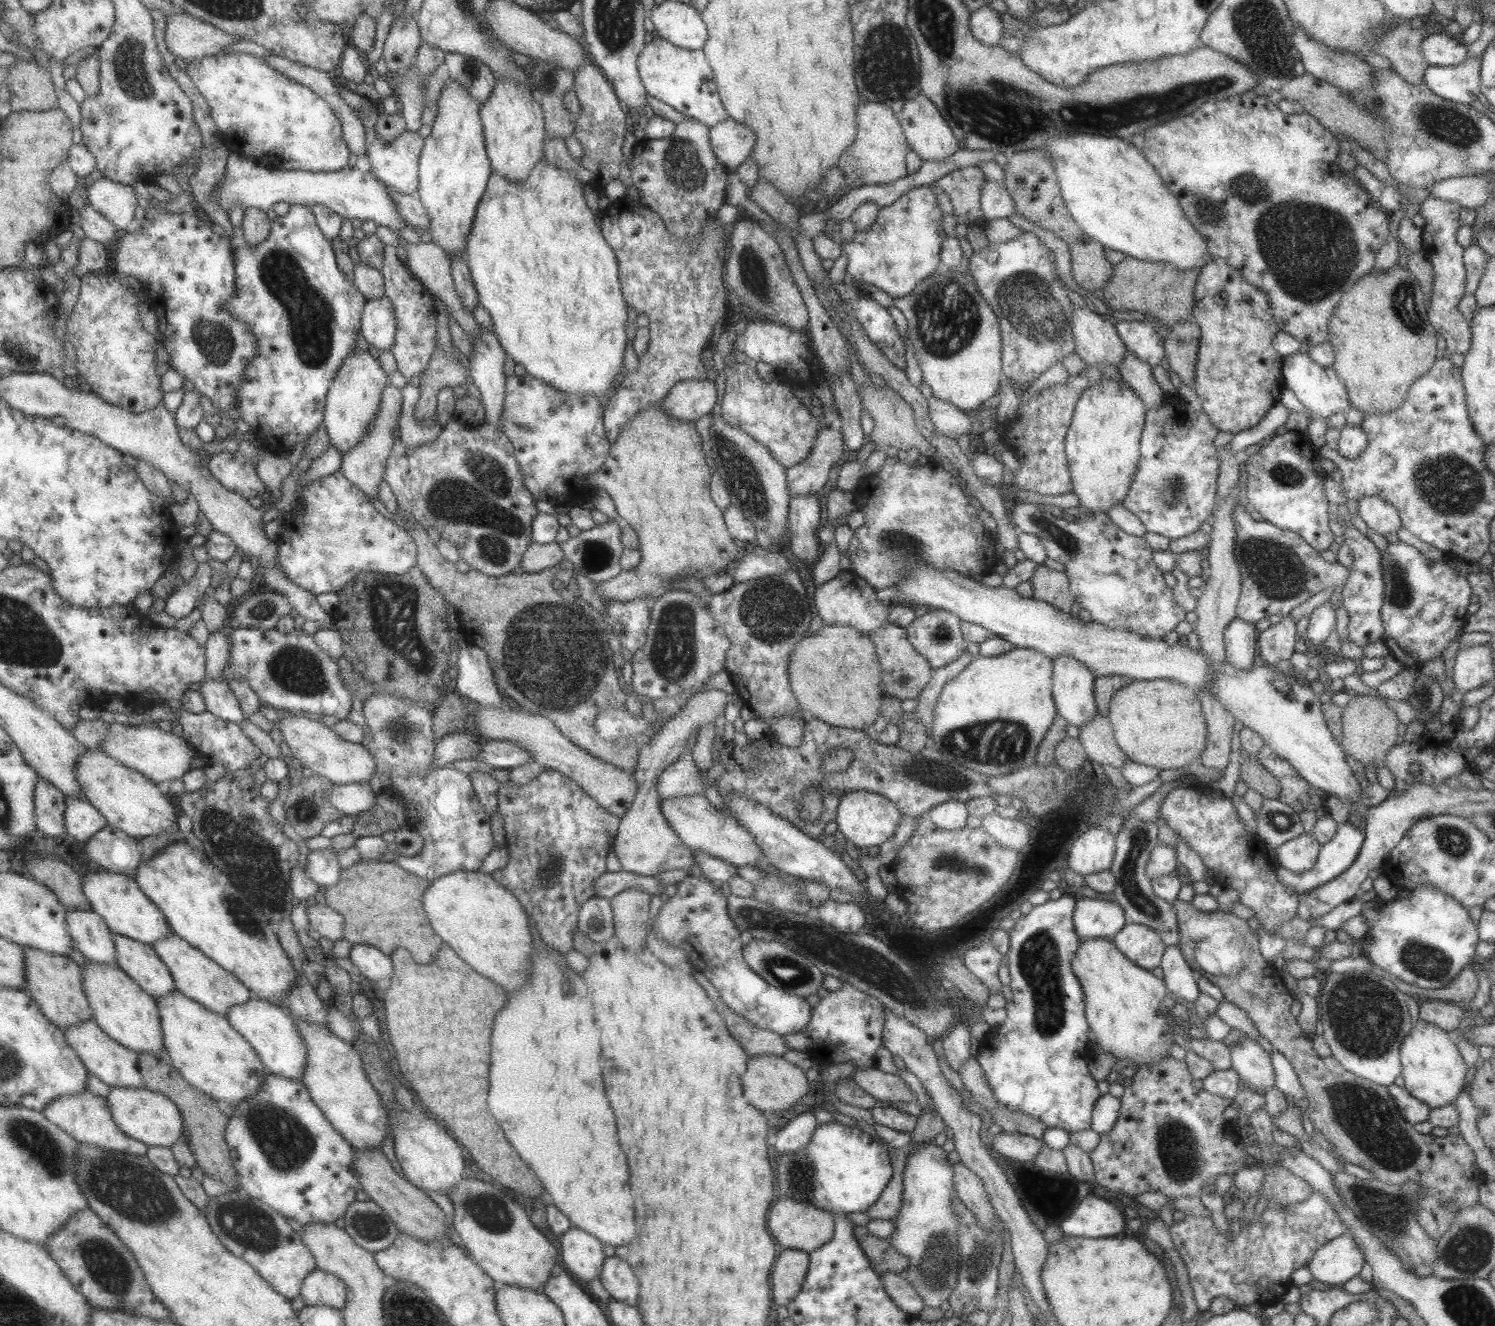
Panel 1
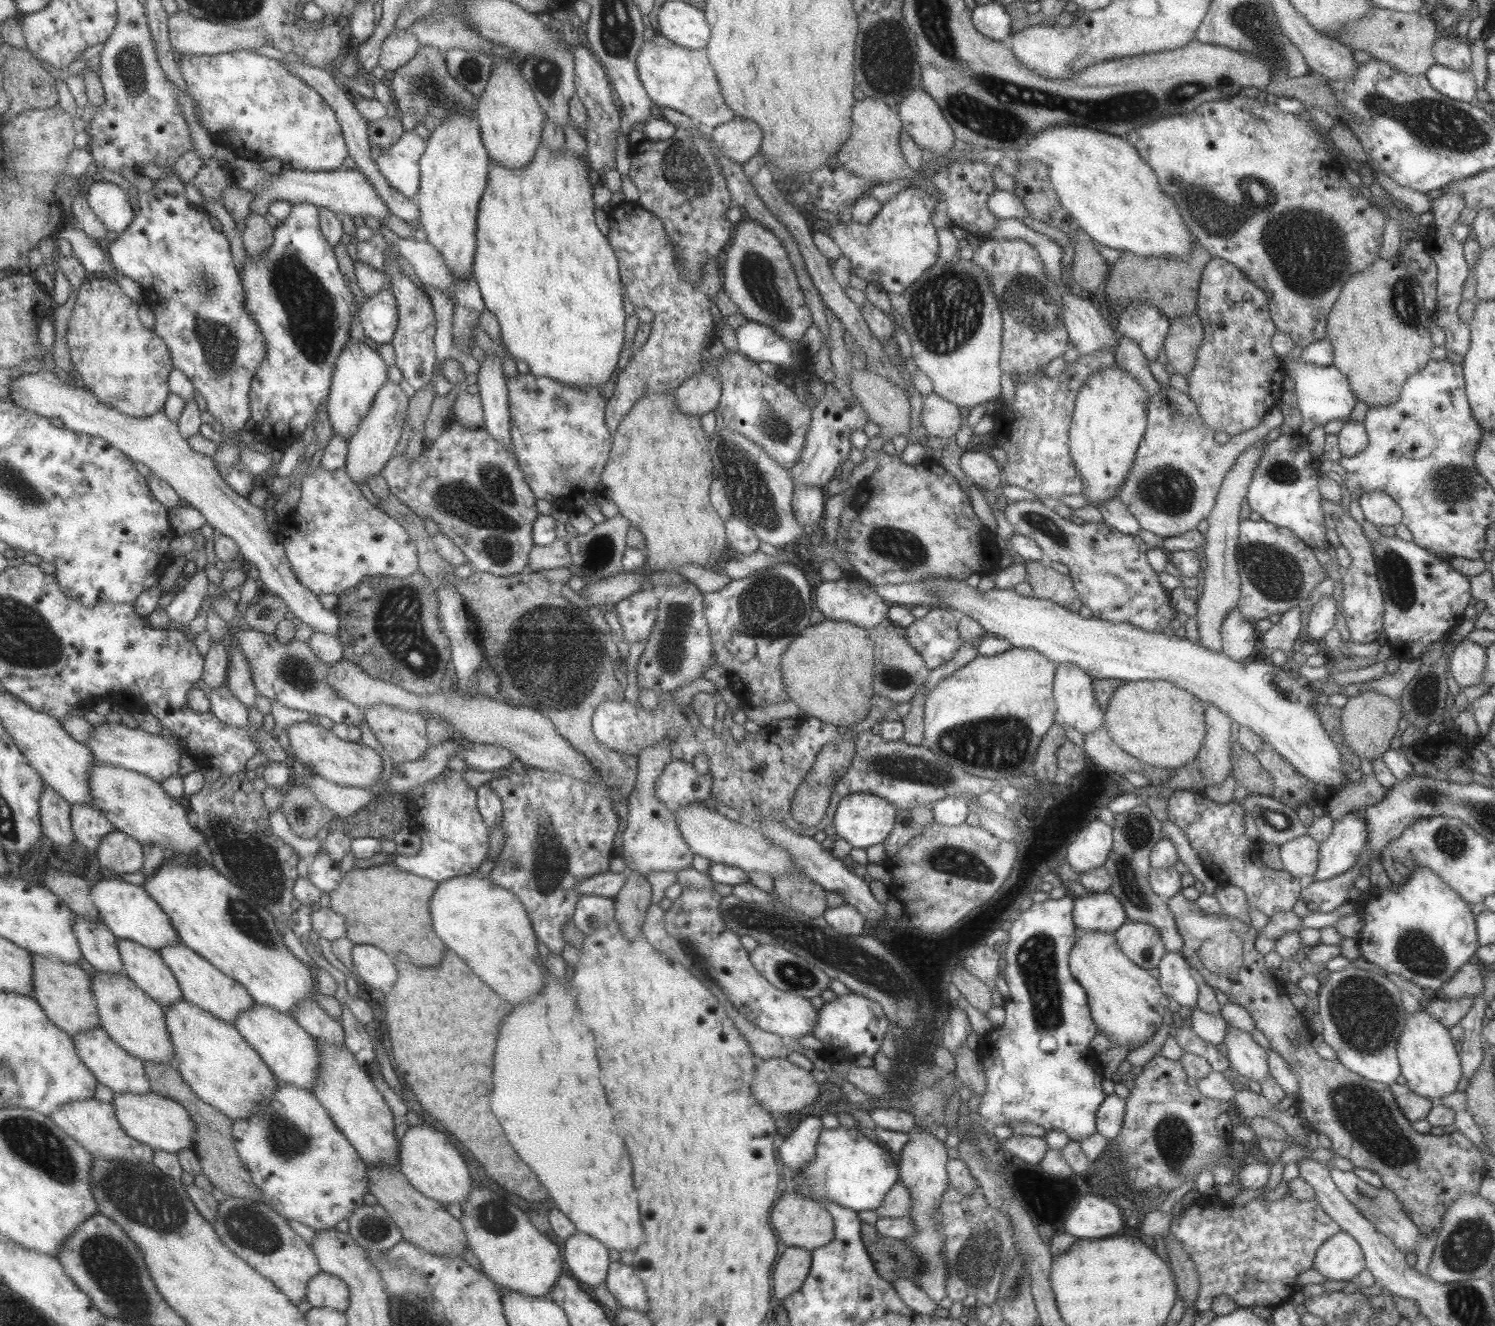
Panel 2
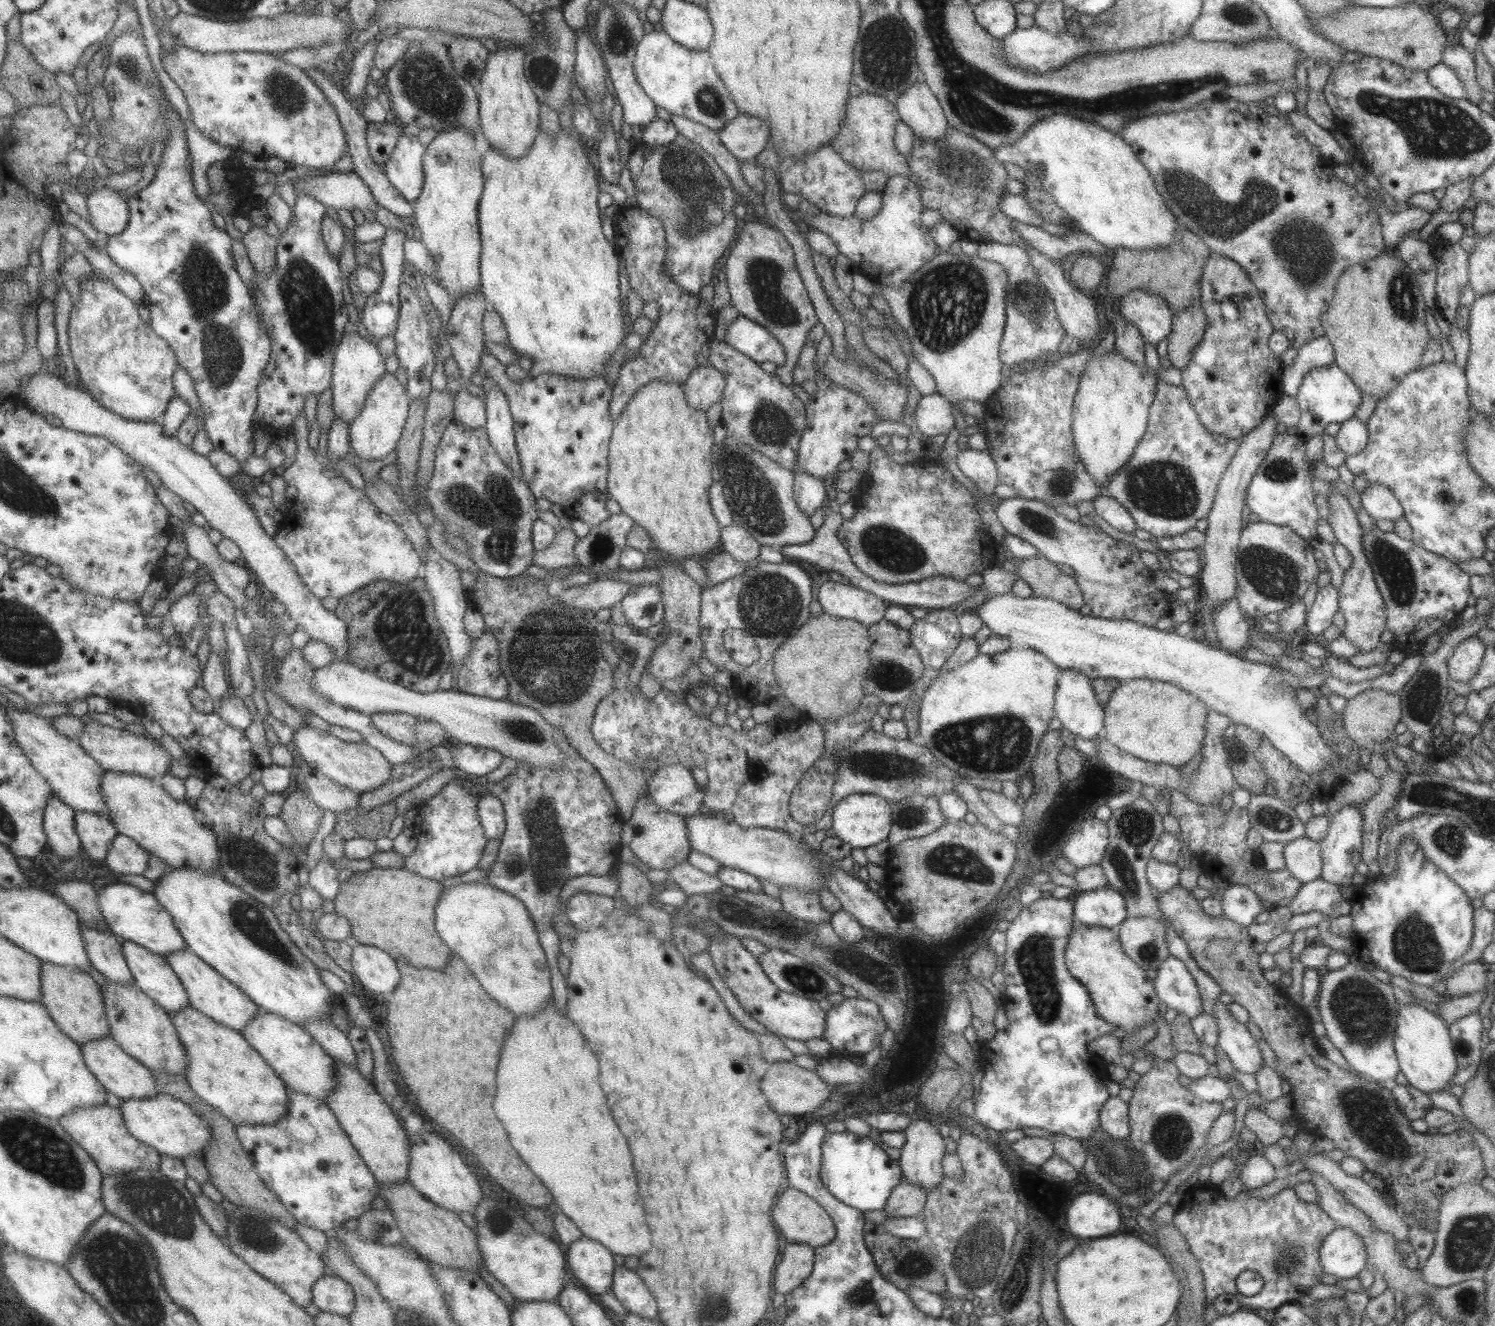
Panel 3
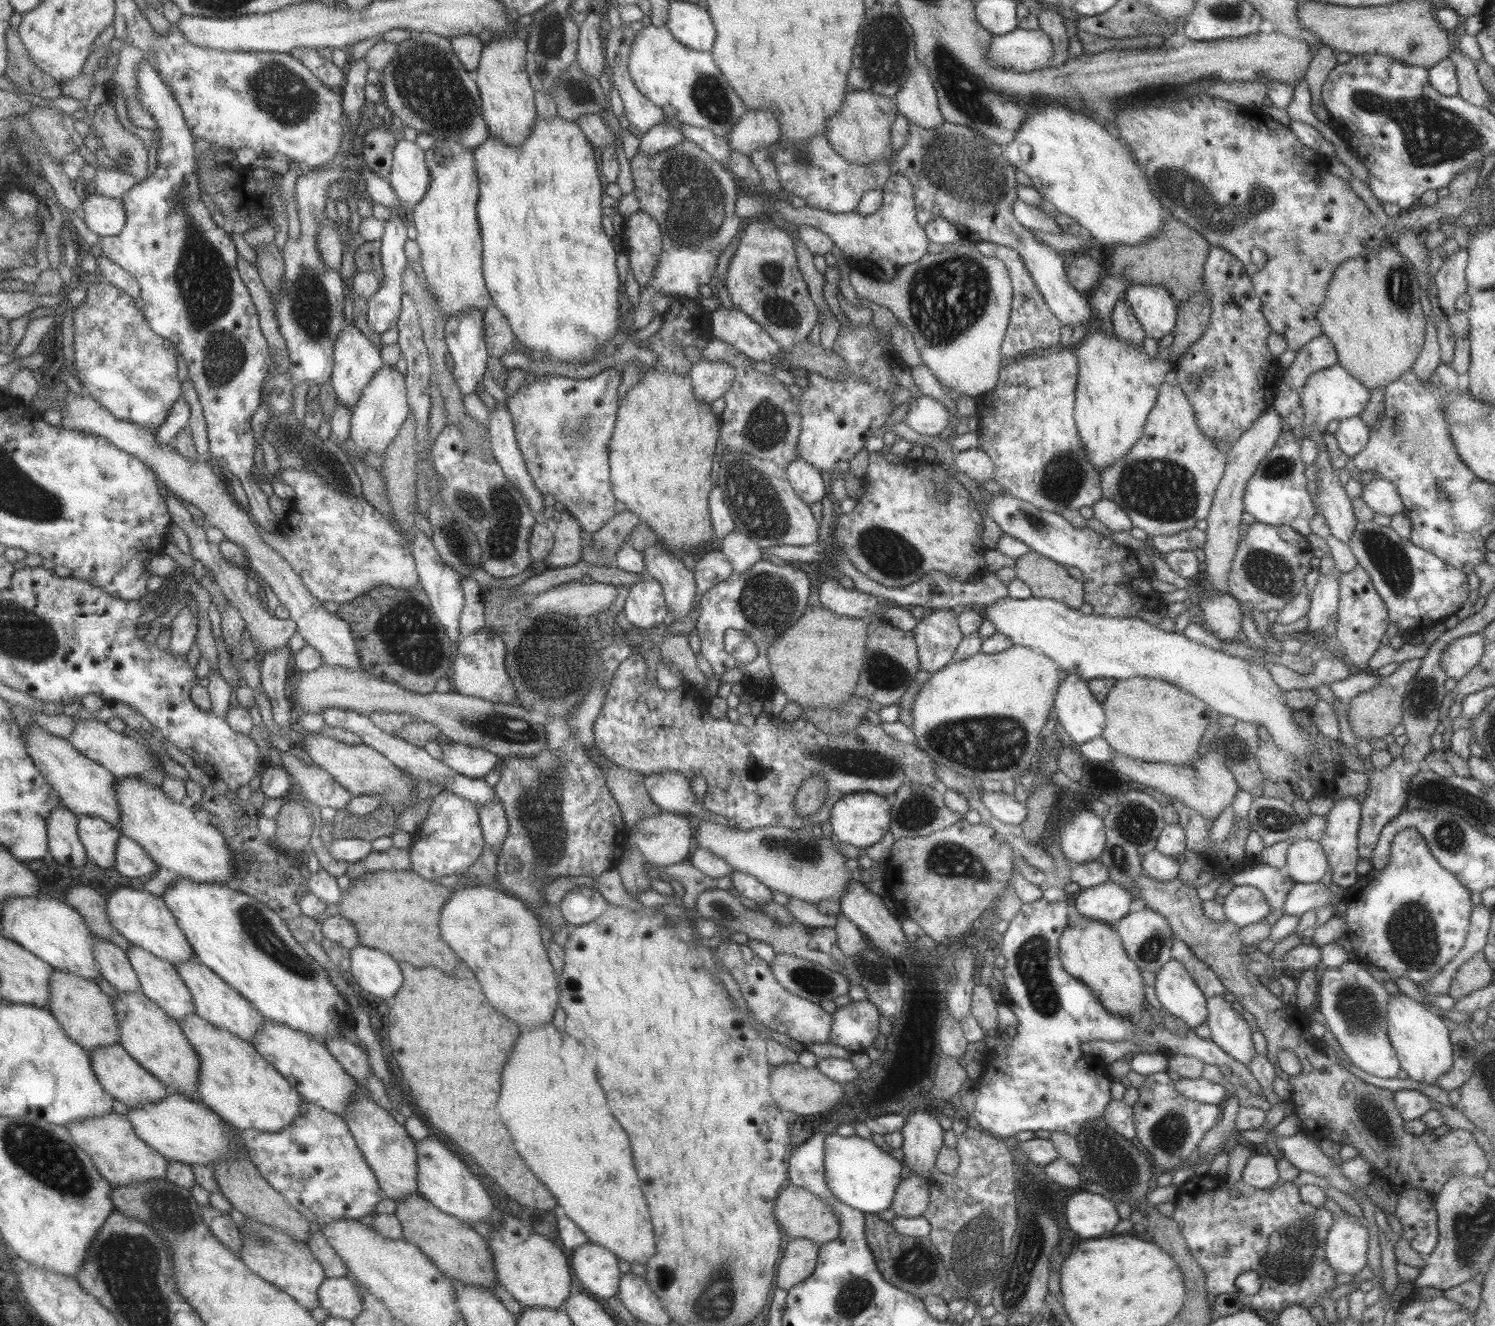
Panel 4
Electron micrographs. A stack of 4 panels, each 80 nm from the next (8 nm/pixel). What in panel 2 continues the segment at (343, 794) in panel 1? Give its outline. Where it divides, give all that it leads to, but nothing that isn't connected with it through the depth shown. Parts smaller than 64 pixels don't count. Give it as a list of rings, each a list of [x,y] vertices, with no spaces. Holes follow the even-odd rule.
[[[310,776],[310,780],[317,782],[312,787],[317,800],[335,817],[350,817],[373,799],[373,794],[368,787],[343,786],[328,780],[318,781],[314,776]]]

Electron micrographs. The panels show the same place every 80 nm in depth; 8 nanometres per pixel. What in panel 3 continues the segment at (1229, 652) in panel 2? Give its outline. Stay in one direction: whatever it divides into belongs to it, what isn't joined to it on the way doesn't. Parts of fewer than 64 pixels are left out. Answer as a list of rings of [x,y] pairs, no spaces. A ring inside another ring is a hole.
[[[1235,598],[1218,604],[1212,610],[1219,648],[1240,656],[1251,646],[1249,628],[1252,621],[1241,612]]]

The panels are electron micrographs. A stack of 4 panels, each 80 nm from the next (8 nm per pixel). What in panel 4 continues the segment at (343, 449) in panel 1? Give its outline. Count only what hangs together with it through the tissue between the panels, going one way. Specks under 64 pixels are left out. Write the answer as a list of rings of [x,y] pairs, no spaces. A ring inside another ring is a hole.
[[[353,323],[342,326],[341,332],[339,332],[339,336],[334,342],[332,373],[330,376],[336,403],[341,404],[341,407],[345,407],[349,411],[355,407],[356,401],[361,397],[361,391],[383,364],[379,357],[379,350],[380,348],[373,345],[359,329],[354,327]]]

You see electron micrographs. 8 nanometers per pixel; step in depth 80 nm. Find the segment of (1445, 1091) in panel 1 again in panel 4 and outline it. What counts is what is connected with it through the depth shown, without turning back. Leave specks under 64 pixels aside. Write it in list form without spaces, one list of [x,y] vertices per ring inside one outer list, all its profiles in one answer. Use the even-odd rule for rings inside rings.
[[[1399,992],[1389,994],[1389,1001],[1385,1007],[1387,1019],[1387,1034],[1390,1045],[1395,1051],[1401,1070],[1407,1074],[1406,1078],[1433,1085],[1445,1074],[1452,1065],[1452,1046],[1447,1025],[1435,1014],[1425,1010],[1422,1004],[1417,1003]]]

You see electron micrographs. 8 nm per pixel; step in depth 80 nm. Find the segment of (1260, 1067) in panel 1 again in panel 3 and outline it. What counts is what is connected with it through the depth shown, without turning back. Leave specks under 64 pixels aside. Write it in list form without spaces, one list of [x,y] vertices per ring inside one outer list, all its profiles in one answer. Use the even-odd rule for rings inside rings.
[[[1215,1000],[1213,1008],[1215,1008],[1213,1018],[1217,1020],[1218,1026],[1216,1046],[1228,1056],[1234,1071],[1255,1074],[1263,1062],[1256,1040],[1247,1031],[1245,1024],[1229,1015],[1225,1004]]]

